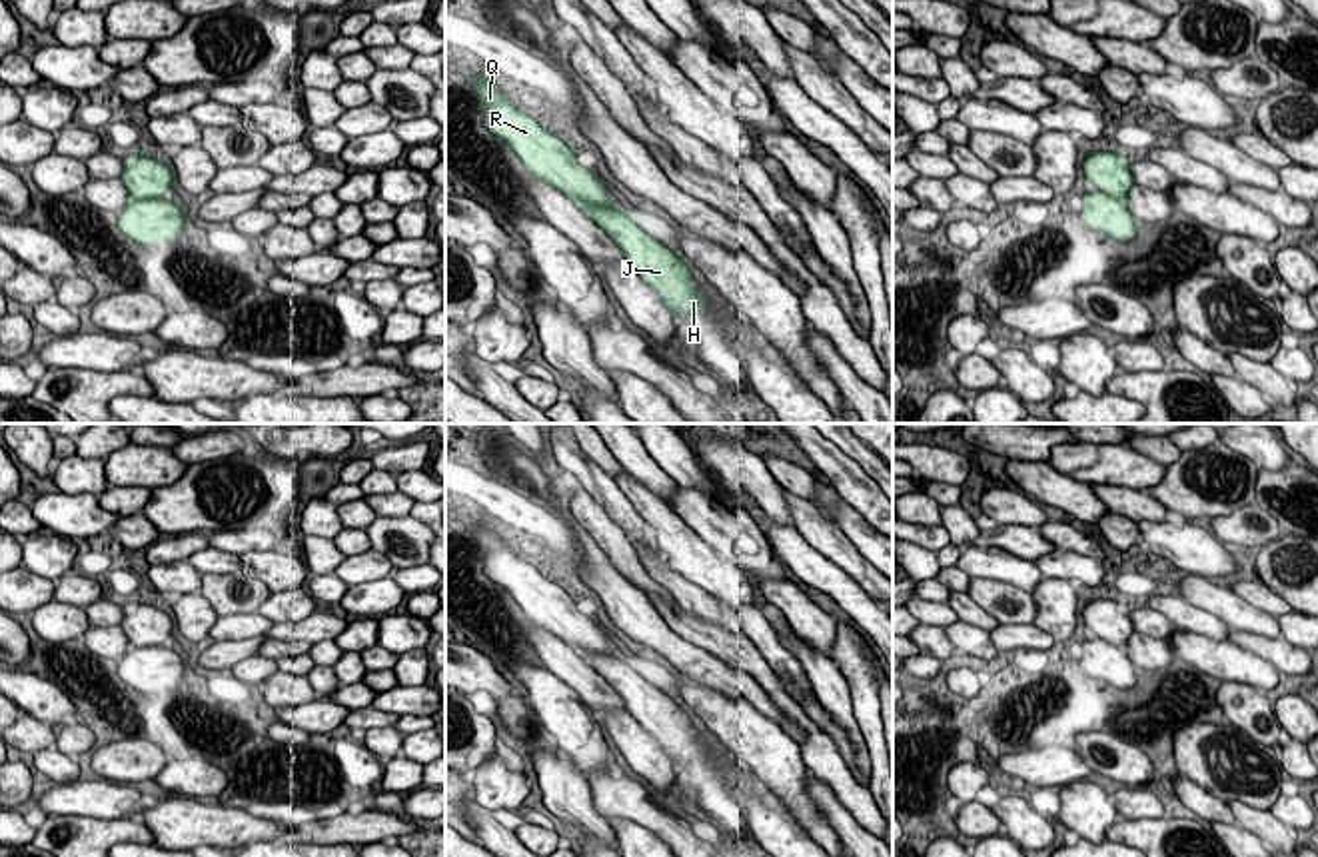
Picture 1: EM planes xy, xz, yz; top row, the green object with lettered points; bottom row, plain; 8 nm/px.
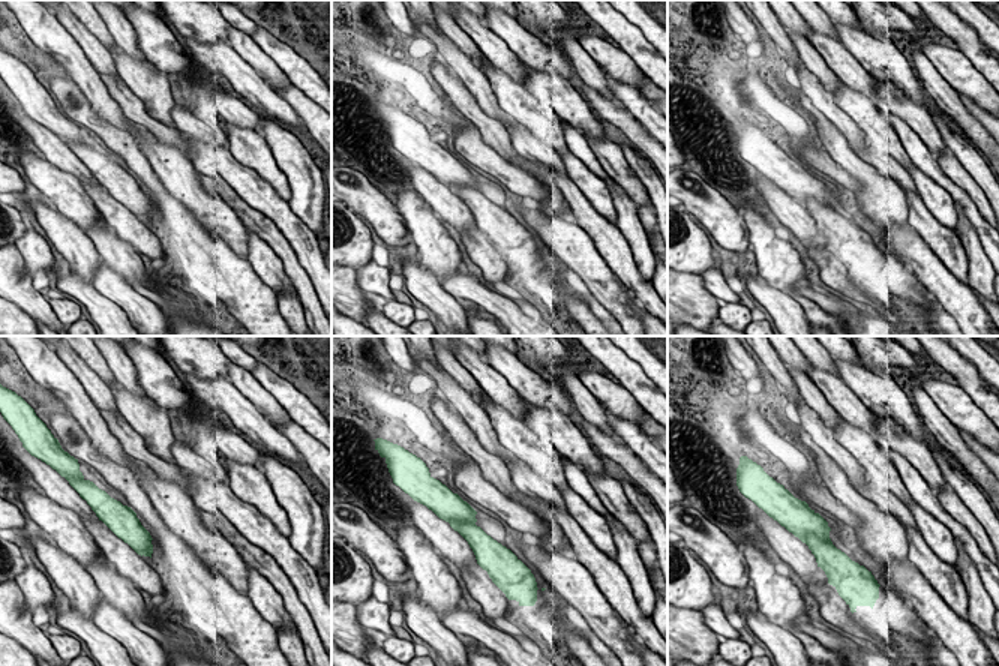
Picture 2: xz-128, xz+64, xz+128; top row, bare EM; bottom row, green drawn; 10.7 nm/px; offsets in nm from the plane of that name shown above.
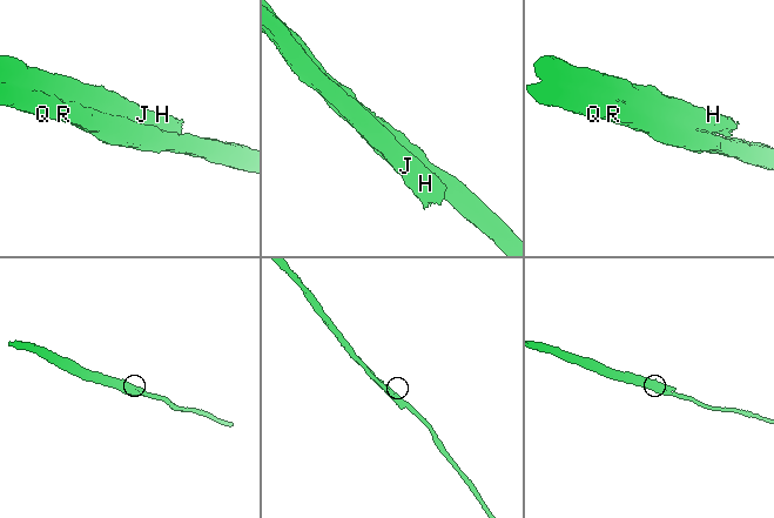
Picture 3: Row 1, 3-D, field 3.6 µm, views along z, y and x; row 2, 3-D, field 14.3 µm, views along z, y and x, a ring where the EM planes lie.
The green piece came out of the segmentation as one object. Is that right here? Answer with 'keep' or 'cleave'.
cleave

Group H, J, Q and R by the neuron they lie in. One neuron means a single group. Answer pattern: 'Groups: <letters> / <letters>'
Groups: H J / Q R

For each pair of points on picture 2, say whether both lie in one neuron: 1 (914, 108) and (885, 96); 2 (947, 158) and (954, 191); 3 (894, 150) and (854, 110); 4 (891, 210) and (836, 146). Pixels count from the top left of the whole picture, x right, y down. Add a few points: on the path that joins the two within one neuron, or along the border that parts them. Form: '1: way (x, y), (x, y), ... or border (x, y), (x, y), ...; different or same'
1: way (906, 108), (893, 96); same
2: border (932, 153), (941, 170), (975, 204); different
3: way (887, 140), (864, 117); same
4: way (878, 194), (872, 183), (851, 162); same

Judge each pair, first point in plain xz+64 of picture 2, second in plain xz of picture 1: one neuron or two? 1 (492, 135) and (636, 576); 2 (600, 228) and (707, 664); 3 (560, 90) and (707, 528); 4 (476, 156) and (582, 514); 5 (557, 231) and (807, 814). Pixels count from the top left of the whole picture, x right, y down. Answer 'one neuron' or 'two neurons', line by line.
1: one neuron
2: two neurons
3: one neuron
4: two neurons
5: one neuron

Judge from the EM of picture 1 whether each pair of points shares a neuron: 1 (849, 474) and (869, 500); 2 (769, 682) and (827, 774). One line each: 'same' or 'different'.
1: same
2: same

